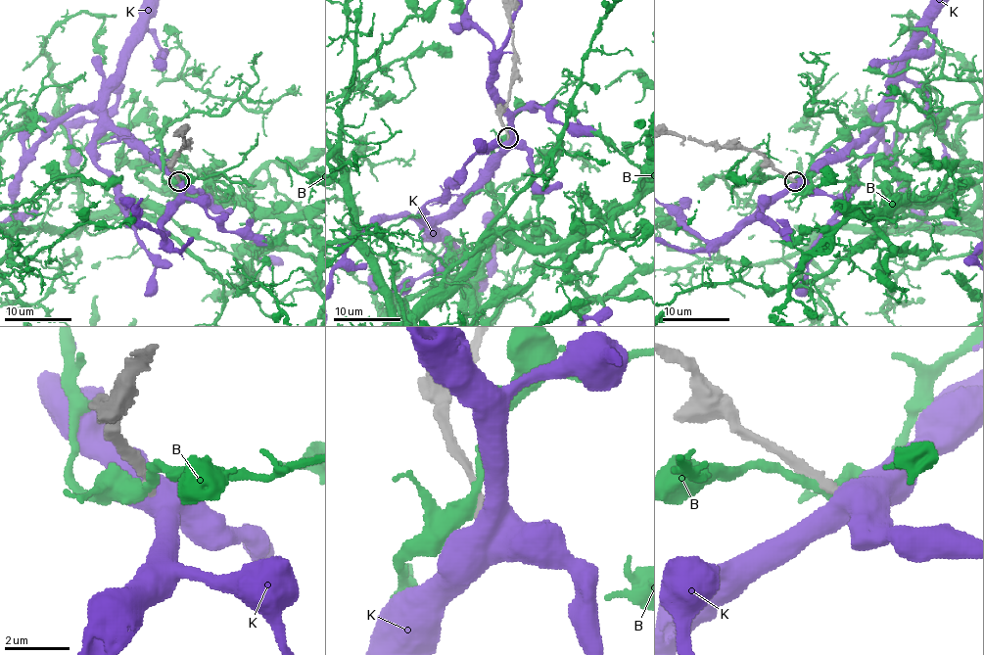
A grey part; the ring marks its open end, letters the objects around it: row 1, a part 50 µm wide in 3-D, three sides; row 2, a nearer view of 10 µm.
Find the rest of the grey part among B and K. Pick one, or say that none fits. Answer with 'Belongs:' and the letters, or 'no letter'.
Belongs: no letter

